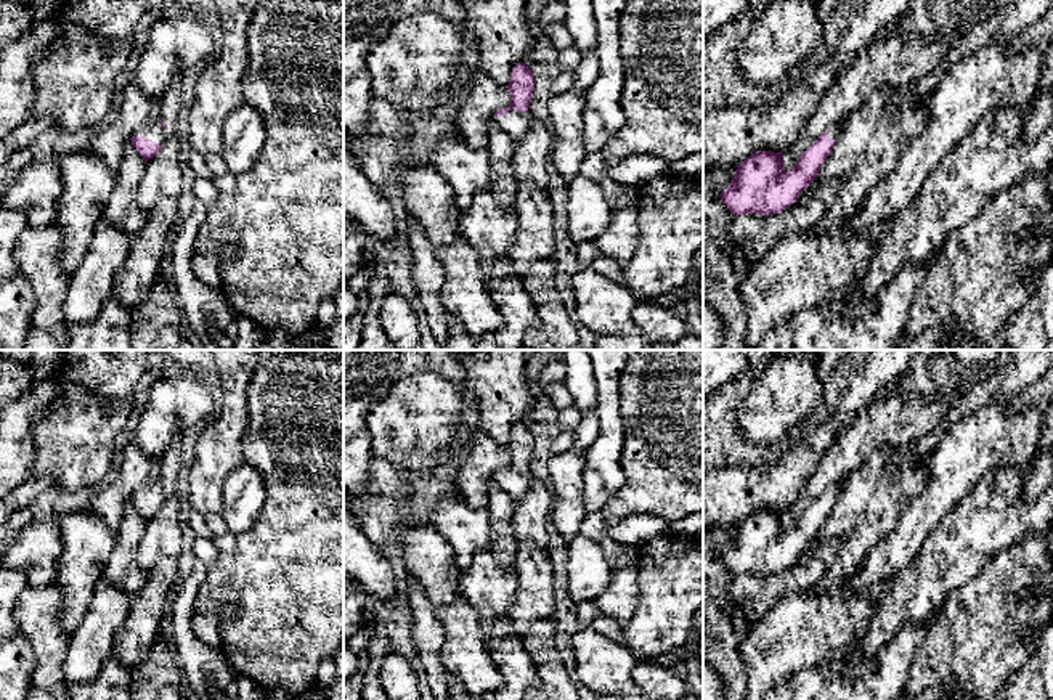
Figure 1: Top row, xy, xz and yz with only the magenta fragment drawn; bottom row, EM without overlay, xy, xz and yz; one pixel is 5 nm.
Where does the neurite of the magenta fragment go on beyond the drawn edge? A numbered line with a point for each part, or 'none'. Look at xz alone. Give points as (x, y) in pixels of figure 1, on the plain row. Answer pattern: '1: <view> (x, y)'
1: xz (514, 484)

